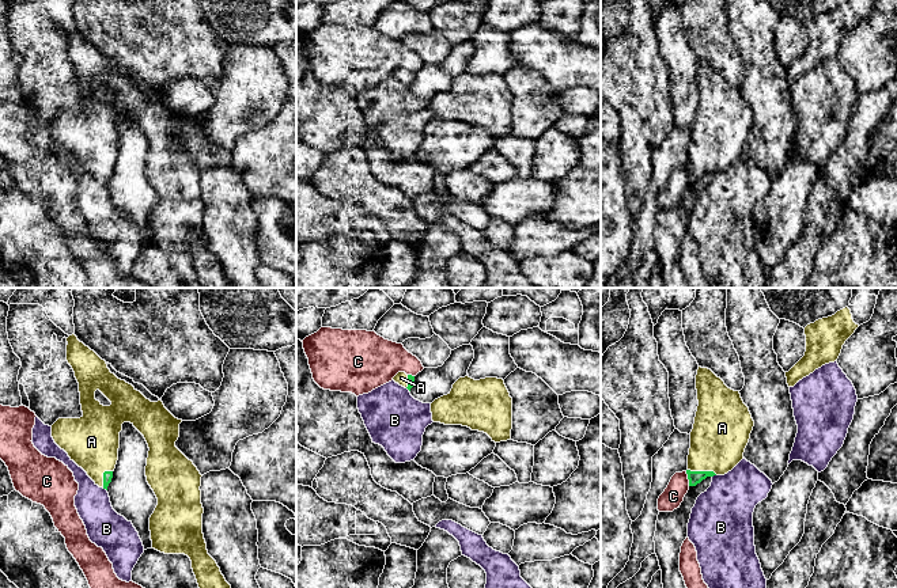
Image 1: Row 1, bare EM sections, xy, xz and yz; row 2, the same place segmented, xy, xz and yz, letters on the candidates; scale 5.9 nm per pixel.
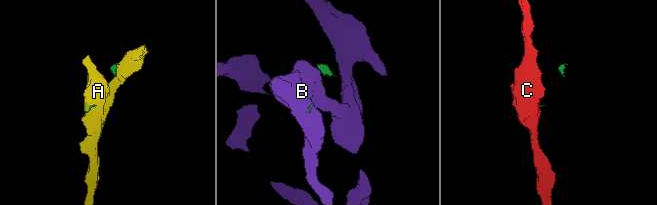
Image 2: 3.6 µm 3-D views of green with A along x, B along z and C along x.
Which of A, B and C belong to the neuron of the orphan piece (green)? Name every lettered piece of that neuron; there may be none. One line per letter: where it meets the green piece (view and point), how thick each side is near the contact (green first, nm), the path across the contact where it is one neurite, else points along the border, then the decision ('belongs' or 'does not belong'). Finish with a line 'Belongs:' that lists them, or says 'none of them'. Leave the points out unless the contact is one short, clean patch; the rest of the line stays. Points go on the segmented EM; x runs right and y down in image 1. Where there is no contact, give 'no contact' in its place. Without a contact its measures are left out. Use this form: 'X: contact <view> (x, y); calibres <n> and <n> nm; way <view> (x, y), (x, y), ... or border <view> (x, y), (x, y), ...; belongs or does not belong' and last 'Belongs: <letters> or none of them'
A: contact yz (703, 471); calibres 80 and 340 nm; belongs
B: contact xy (105, 488); calibres 60 and 220 nm; border xy (102, 488), (106, 490); does not belong
C: contact yz (688, 478); calibres 80 and 120 nm; border yz (685, 471), (689, 485); does not belong
Belongs: A

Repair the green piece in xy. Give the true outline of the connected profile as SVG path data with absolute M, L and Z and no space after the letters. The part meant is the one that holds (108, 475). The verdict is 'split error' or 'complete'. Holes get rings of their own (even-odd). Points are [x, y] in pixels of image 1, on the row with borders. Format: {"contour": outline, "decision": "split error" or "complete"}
{"contour": "M75 334L69 335L67 342L67 361L79 383L83 416L80 418L58 418L52 425L54 443L87 473L95 485L107 490L118 460L122 424L130 422L144 436L150 448L145 477L158 498L158 505L150 517L152 549L164 554L188 555L198 588L231 588L207 550L200 490L203 475L193 462L175 447L182 420L175 418L162 401L151 402L132 384L118 379L110 372L106 361L80 342ZM96 390L111 402L110 406L103 406L95 399Z", "decision": "split error"}

